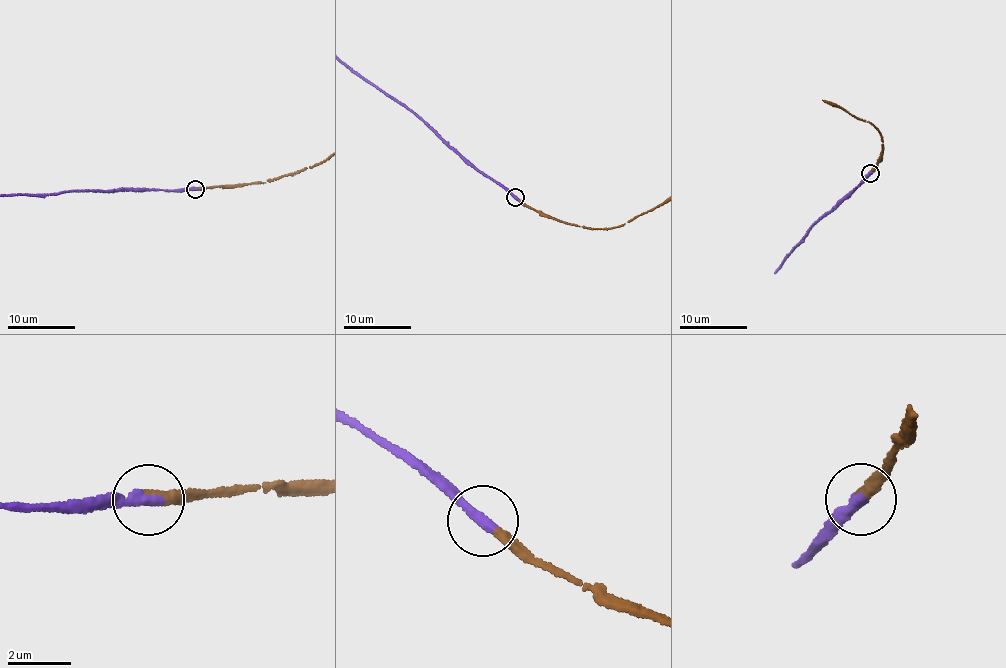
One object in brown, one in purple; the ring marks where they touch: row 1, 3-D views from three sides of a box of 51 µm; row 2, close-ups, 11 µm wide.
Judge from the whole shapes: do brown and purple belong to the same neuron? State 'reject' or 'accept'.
accept

